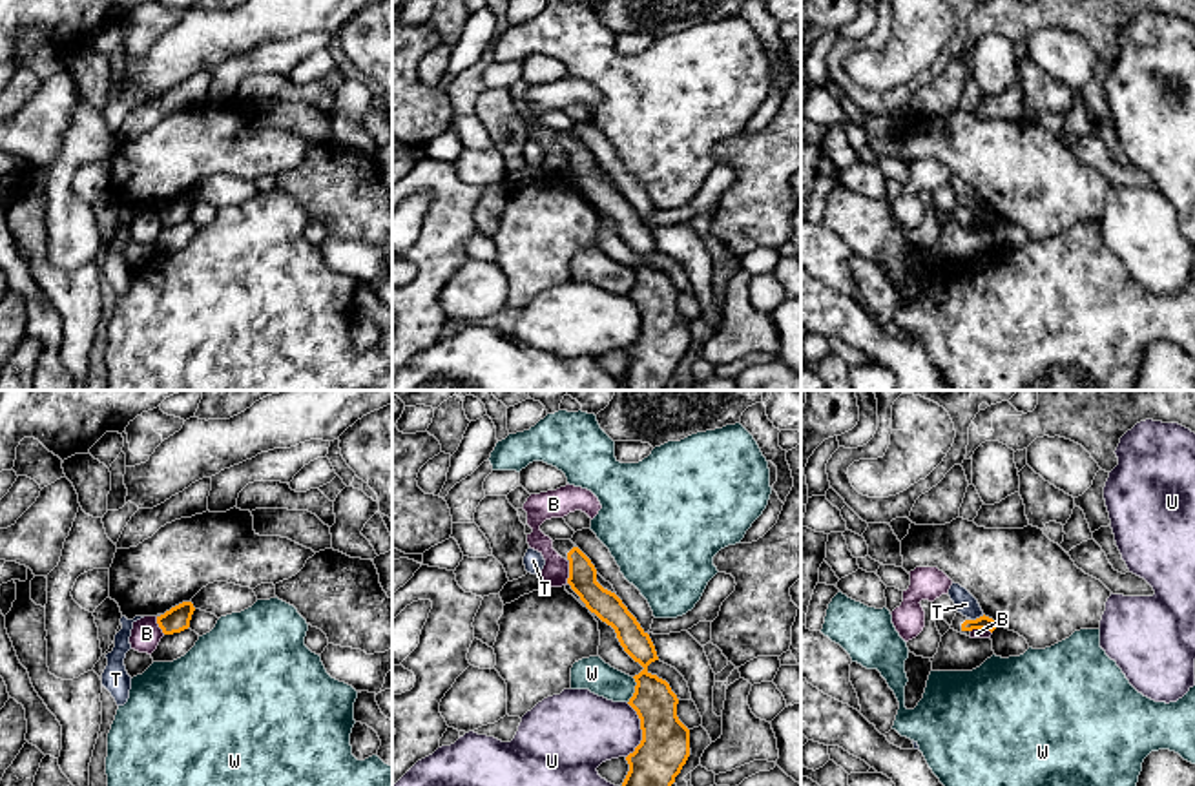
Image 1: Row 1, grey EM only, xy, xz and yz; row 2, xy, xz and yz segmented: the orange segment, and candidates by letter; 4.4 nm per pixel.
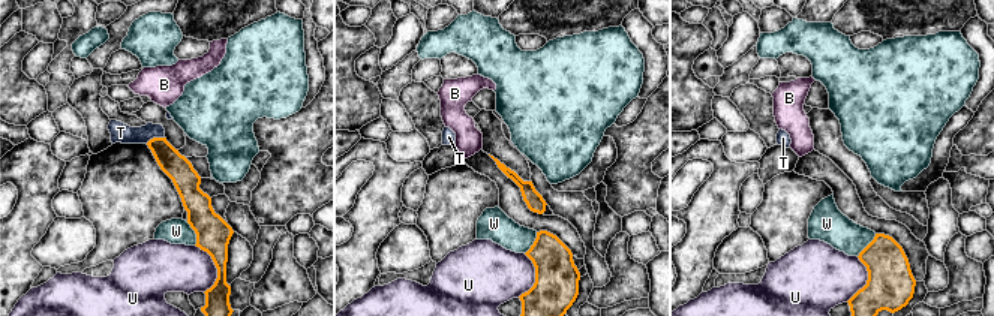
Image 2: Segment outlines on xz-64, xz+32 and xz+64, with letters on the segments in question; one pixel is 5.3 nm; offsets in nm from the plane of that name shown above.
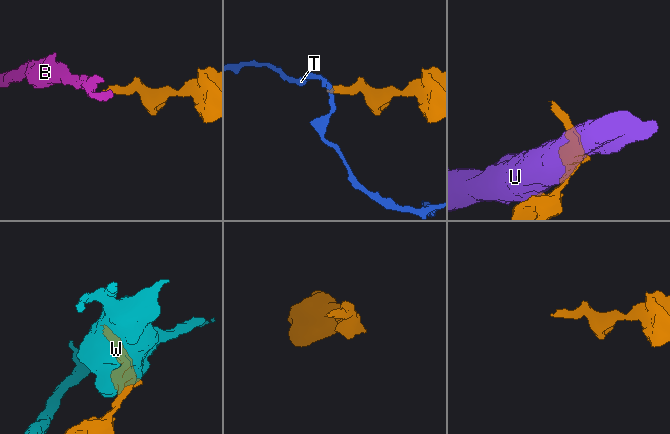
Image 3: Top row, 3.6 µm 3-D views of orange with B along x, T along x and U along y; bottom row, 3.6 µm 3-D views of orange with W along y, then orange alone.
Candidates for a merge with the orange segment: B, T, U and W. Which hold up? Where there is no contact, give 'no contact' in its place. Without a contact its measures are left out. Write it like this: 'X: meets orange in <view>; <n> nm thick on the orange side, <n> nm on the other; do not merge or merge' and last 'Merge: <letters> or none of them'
B: meets orange in xz; 130 nm thick on the orange side, 120 nm on the other; do not merge
T: meets orange in yz; 60 nm thick on the orange side, 90 nm on the other; do not merge
U: meets orange in xz; 220 nm thick on the orange side, 320 nm on the other; do not merge
W: meets orange in xz; 200 nm thick on the orange side, 150 nm on the other; do not merge
Merge: none of them

